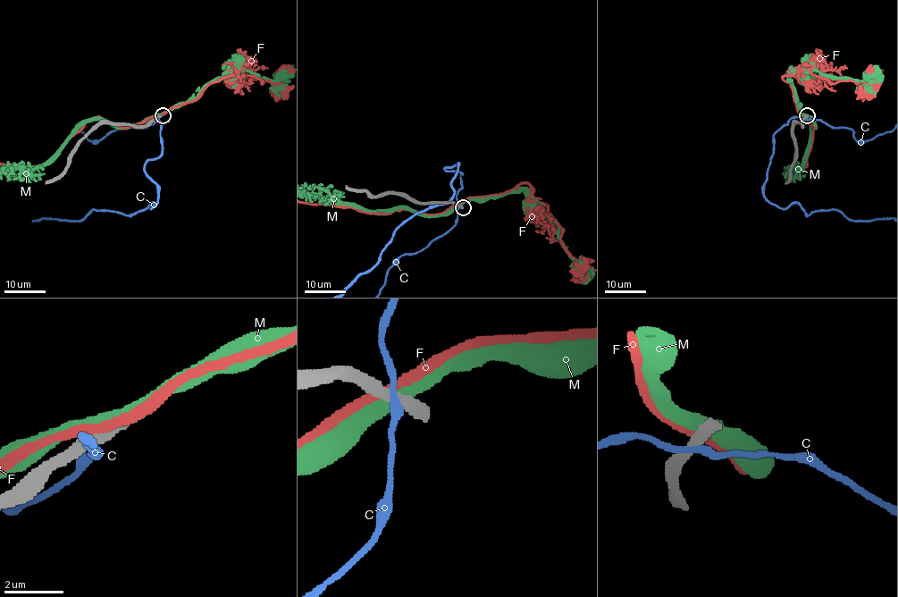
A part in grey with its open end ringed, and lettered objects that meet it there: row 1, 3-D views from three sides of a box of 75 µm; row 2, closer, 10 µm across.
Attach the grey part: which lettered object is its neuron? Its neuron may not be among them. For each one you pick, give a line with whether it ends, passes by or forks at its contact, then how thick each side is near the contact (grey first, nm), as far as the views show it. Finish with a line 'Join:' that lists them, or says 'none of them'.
Join: none of them

